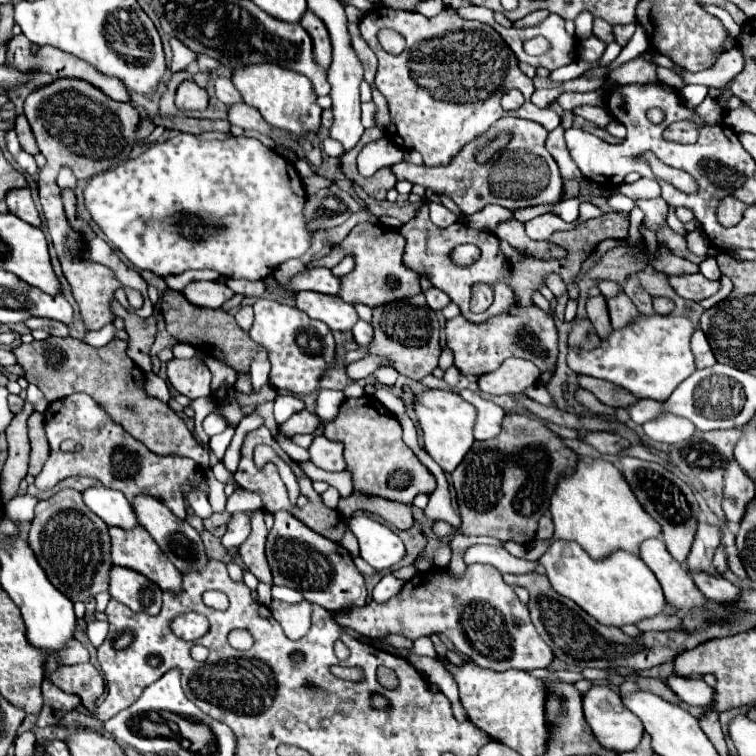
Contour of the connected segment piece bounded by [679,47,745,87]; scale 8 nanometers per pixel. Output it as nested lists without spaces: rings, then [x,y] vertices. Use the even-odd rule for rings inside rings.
[[[733,47],[725,55],[721,55],[709,71],[691,73],[687,69],[681,69],[679,75],[687,83],[699,83],[699,85],[707,85],[707,87],[713,87],[713,83],[717,83],[717,87],[723,87],[727,81],[731,81],[743,69],[743,65],[745,65],[745,57],[743,57],[741,49]]]

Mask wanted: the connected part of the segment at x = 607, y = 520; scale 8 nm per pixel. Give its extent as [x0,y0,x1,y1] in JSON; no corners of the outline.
[525,459,661,561]

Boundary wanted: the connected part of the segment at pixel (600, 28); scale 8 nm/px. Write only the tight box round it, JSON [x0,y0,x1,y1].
[593,21,613,43]

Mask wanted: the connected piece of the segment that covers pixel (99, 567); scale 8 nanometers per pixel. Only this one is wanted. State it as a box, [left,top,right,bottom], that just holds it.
[29,489,113,601]

